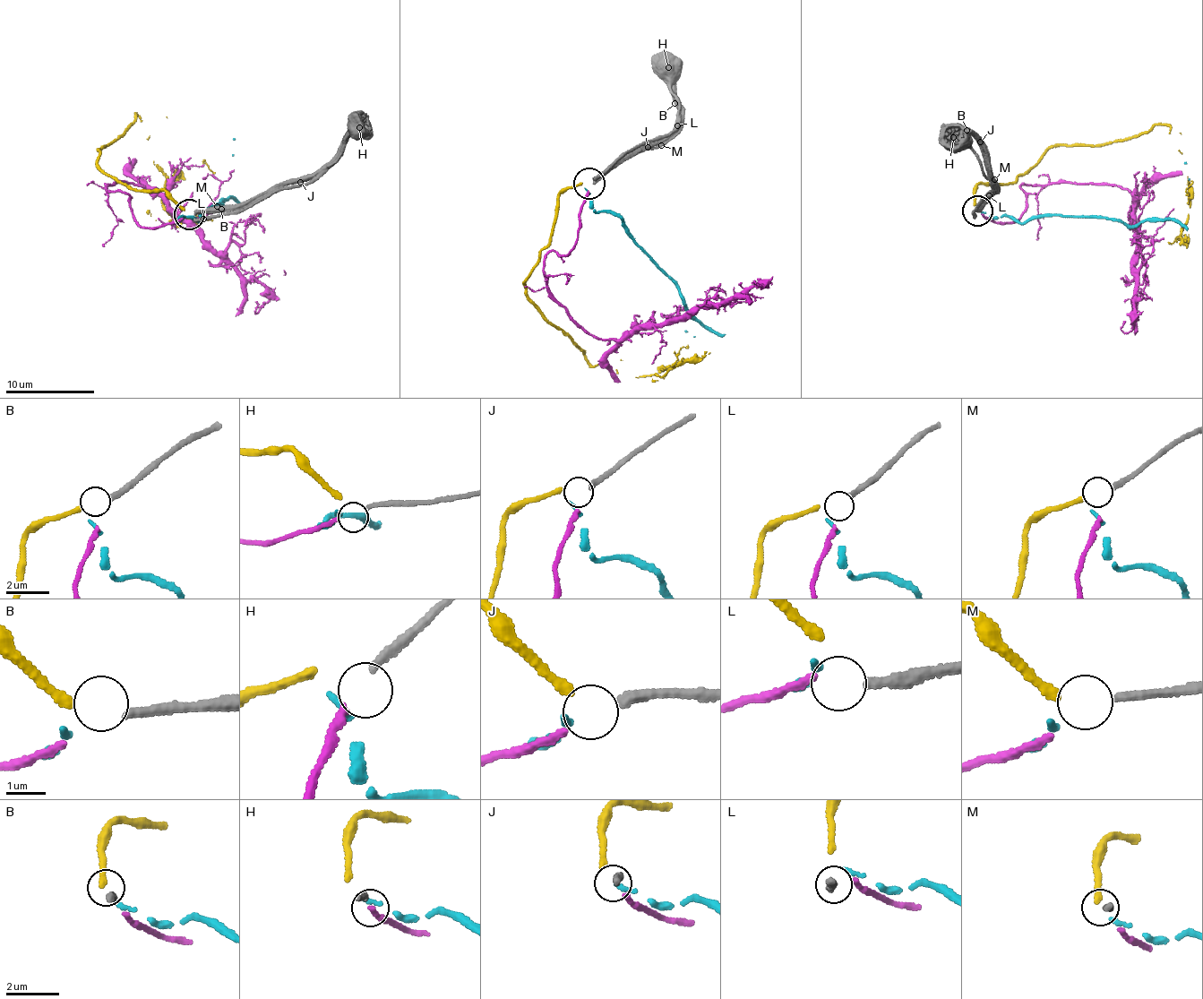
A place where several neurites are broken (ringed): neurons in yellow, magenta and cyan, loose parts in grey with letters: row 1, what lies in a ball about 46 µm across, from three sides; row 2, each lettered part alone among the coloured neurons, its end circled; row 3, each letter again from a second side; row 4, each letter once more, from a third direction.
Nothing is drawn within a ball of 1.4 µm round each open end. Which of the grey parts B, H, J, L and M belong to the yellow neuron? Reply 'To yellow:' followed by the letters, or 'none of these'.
To yellow: B

